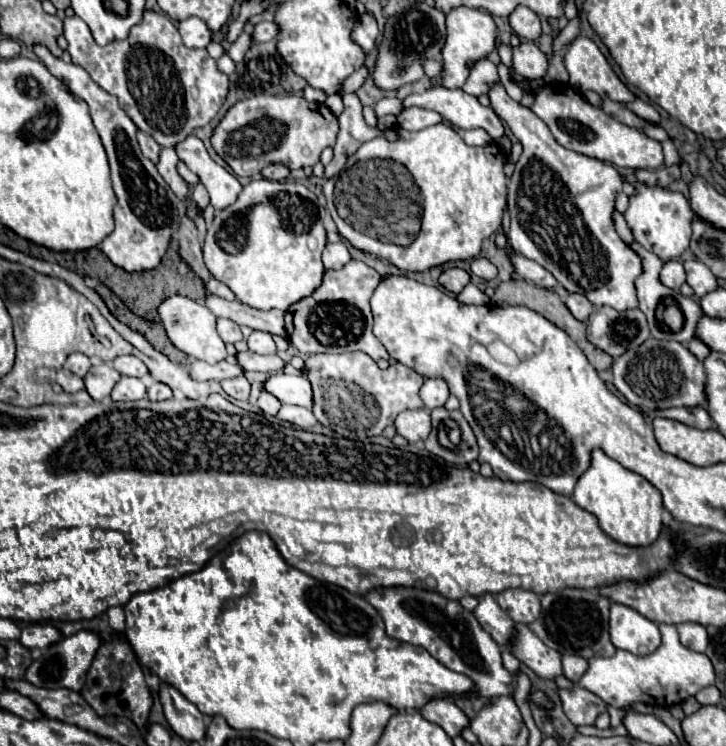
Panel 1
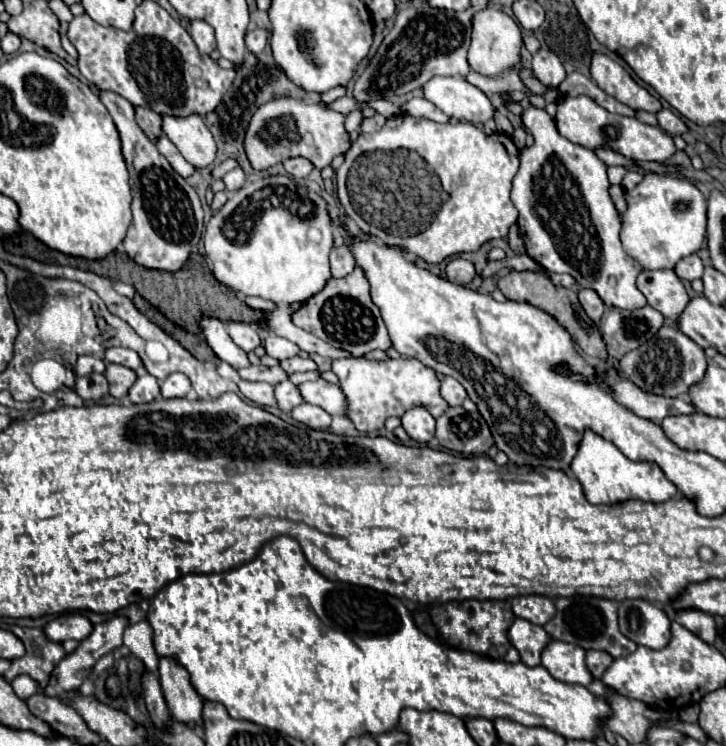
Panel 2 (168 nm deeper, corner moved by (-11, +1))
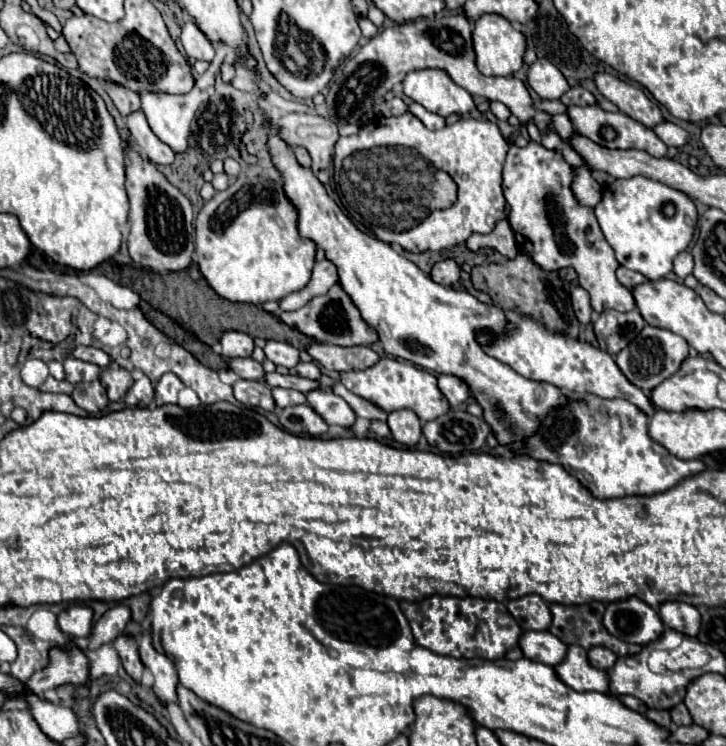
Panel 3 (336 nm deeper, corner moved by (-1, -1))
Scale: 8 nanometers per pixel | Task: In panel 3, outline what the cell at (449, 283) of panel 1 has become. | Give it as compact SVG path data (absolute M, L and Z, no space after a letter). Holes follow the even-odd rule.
M452 258L436 262L432 266L432 280L442 286L454 286L460 280L460 266Z

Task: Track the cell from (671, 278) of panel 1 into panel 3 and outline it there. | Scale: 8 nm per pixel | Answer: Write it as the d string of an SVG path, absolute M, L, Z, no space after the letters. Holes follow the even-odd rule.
M680 252L680 254L674 258L674 274L676 274L678 278L686 278L688 274L692 274L692 266L694 266L694 262L692 262L690 252Z

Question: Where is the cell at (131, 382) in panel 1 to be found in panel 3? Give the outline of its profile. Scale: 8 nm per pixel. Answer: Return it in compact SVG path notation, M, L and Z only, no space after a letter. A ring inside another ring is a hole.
M142 376L140 380L134 382L134 386L128 390L124 402L128 406L140 406L140 408L146 408L154 402L154 386L150 384L150 380L146 376Z

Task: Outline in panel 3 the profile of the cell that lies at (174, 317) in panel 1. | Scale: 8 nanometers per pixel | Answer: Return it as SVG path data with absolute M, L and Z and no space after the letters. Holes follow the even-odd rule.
M228 360L232 372L236 372L240 378L246 378L246 380L262 380L264 378L264 368L260 362L256 360Z

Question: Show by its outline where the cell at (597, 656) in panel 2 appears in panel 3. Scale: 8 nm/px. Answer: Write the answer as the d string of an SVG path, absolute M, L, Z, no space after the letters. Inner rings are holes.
M596 646L596 648L590 648L590 650L588 650L588 658L590 658L590 664L592 664L594 668L608 670L608 668L614 666L614 662L616 662L618 656L616 656L612 650L608 650L608 648Z

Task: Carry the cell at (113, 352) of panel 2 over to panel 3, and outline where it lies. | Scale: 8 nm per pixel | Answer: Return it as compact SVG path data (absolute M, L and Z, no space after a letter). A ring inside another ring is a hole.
M76 346L72 350L72 356L78 360L84 360L84 362L90 362L90 364L98 364L98 366L110 364L110 356L94 346Z

